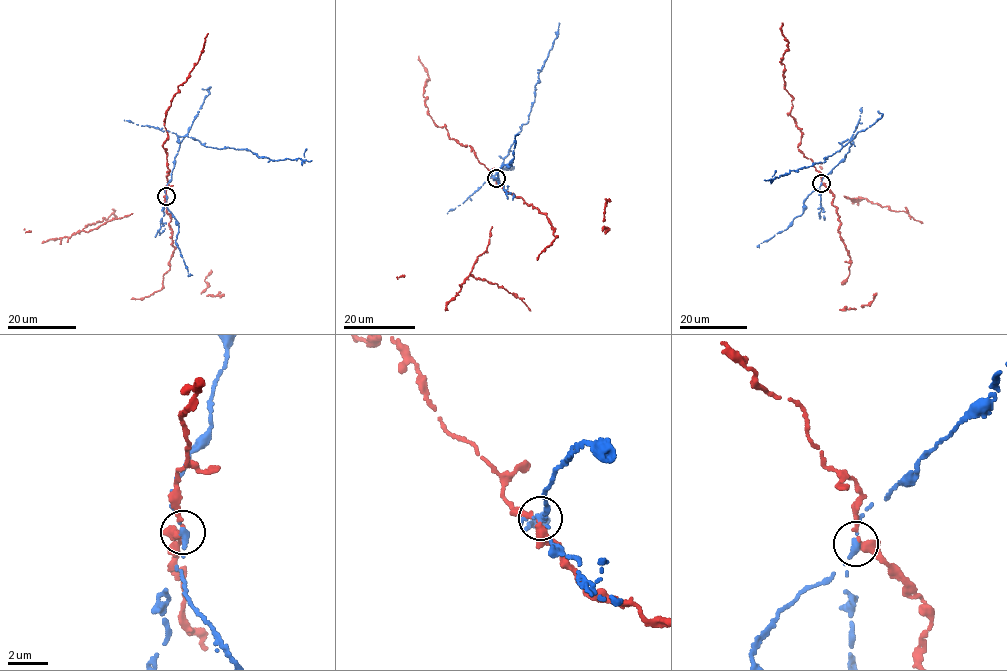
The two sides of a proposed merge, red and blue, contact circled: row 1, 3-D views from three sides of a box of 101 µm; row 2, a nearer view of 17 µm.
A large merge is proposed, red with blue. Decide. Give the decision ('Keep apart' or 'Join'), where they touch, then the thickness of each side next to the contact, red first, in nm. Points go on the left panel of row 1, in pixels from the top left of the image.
Keep apart. Place: (166, 196). Thickness 280 nm (red) against 360 nm

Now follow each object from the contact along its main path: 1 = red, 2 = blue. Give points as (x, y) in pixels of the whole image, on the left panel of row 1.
1: (166, 196), (166, 177), (170, 170), (163, 146), (167, 138), (166, 111), (178, 86), (198, 61), (208, 33)
2: (166, 197), (164, 189), (185, 136), (206, 147), (251, 151), (258, 157), (277, 161), (305, 160), (306, 148)

